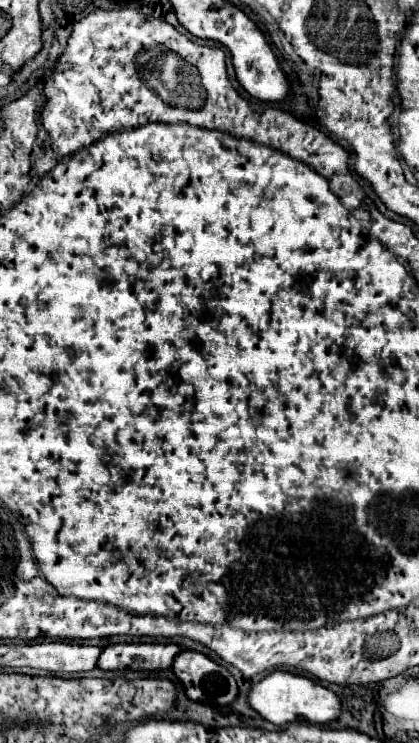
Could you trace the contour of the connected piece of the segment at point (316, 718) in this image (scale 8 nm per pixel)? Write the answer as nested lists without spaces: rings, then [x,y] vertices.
[[[274,671],[266,675],[260,683],[256,683],[248,695],[248,703],[254,711],[258,711],[266,721],[282,727],[288,723],[312,723],[312,725],[324,725],[340,717],[342,703],[336,693],[330,689],[286,671]]]

